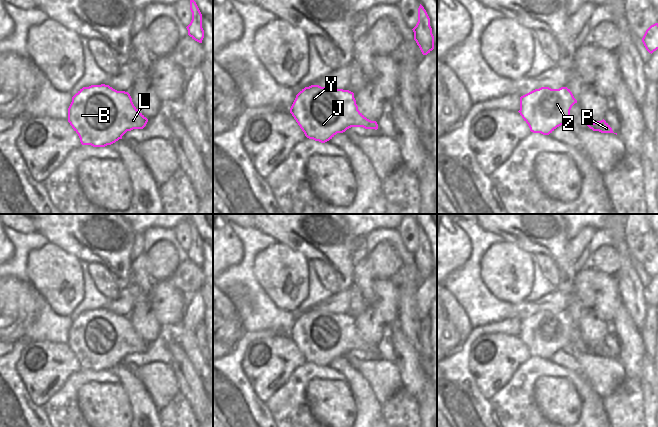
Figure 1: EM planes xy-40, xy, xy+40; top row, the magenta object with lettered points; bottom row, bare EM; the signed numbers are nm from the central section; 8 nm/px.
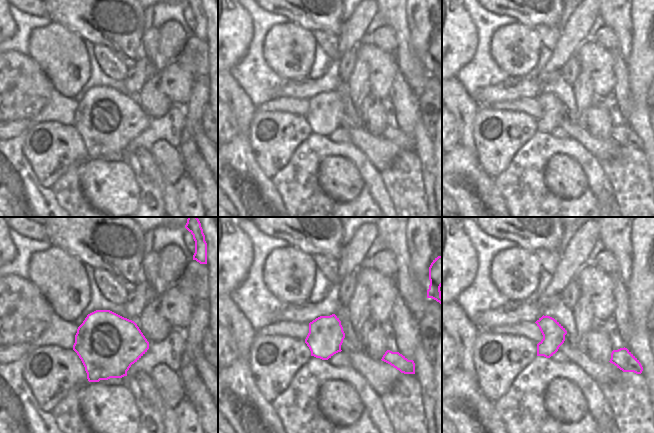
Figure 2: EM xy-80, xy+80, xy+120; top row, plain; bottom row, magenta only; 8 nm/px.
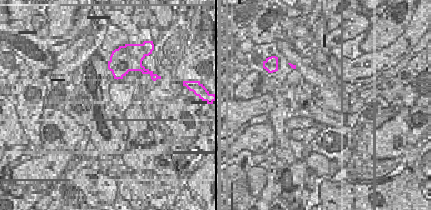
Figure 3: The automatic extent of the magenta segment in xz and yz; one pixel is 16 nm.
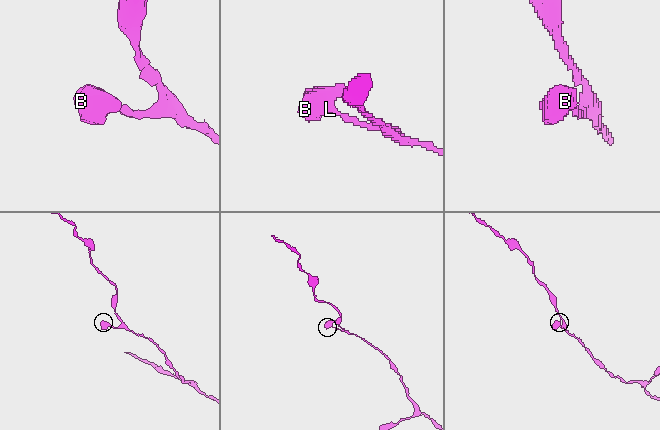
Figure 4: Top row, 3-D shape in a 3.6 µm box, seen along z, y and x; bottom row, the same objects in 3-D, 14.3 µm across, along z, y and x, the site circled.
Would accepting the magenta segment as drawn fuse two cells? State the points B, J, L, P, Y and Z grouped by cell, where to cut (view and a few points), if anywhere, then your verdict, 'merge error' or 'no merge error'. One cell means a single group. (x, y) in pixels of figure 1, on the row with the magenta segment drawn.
groups B J L P Y Z; cut none; no merge error

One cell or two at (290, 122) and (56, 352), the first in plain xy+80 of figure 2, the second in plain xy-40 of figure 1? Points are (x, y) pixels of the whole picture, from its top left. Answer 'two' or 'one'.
one

